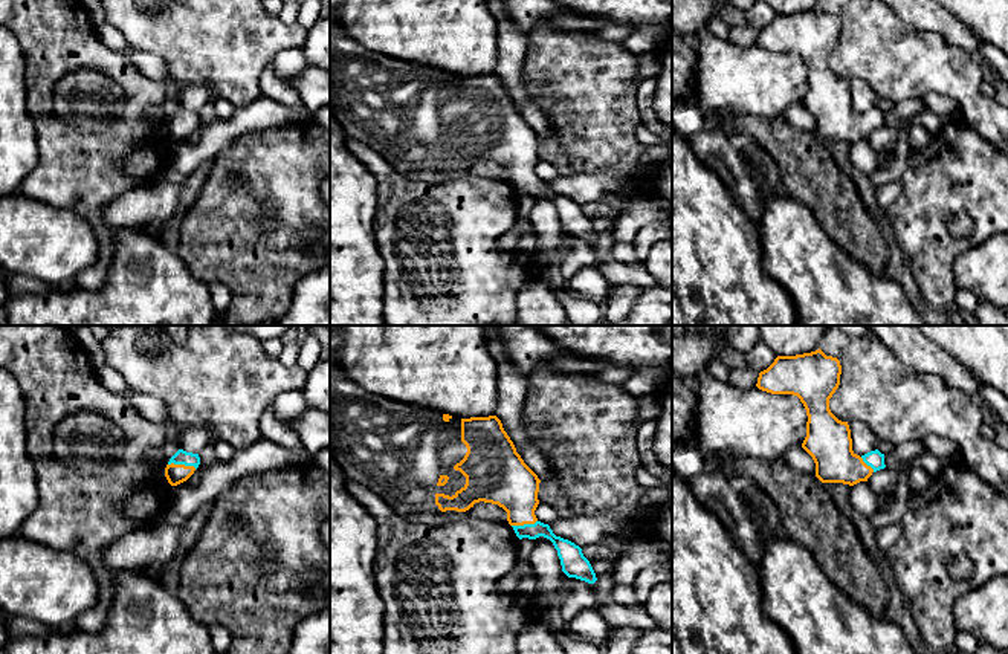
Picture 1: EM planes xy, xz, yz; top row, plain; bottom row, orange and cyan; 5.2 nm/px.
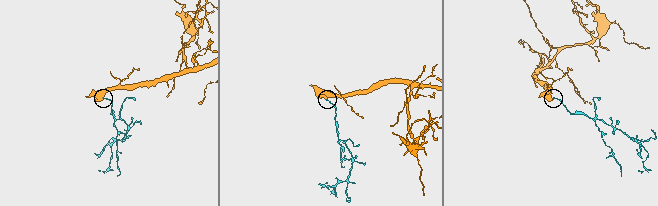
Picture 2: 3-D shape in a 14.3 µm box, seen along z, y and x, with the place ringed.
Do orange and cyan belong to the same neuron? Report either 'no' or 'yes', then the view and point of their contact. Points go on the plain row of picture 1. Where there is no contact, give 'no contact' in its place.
yes; contact xy (182, 123)

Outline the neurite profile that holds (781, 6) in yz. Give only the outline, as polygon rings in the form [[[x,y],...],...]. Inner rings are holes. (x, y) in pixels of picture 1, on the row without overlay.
[[[765,0],[776,14],[796,14],[811,11],[820,6],[822,0]]]

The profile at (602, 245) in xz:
[[[588,217],[597,238],[591,241],[593,251],[600,258],[609,258],[612,257],[612,246],[614,246],[614,222],[603,217]]]

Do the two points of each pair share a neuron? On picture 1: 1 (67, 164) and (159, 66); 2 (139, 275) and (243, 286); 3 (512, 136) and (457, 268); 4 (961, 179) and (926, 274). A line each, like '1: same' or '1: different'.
1: different
2: different
3: different
4: same

